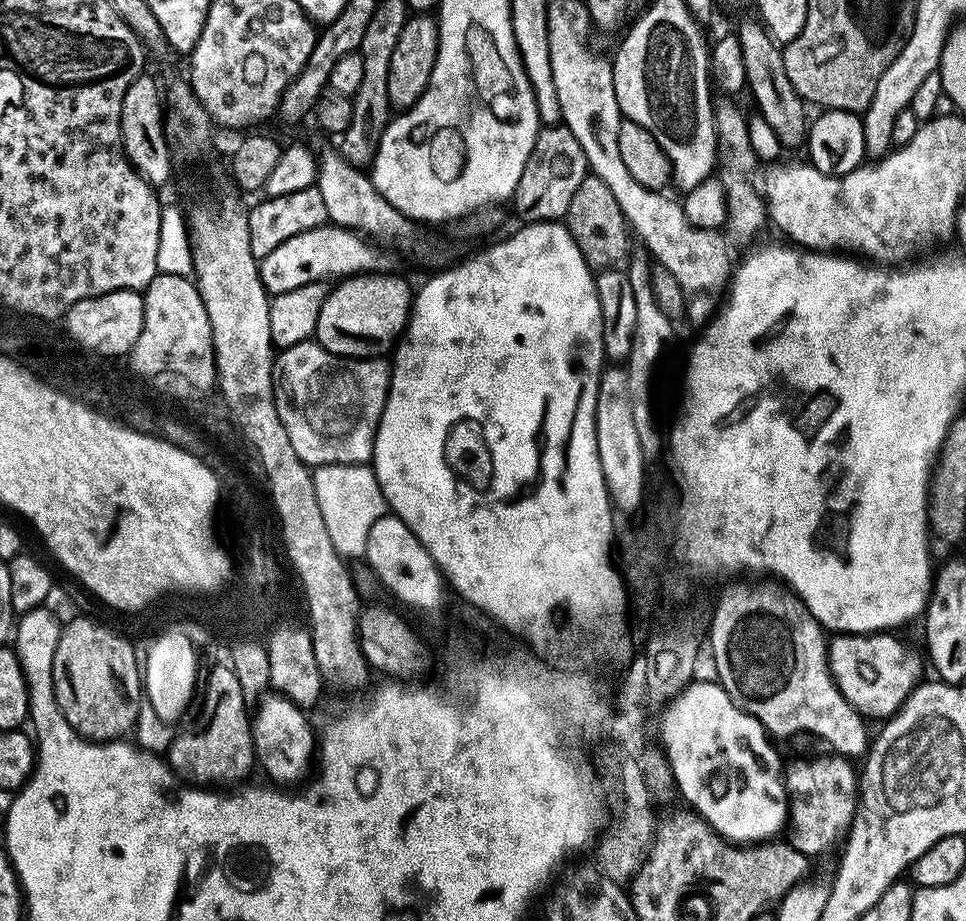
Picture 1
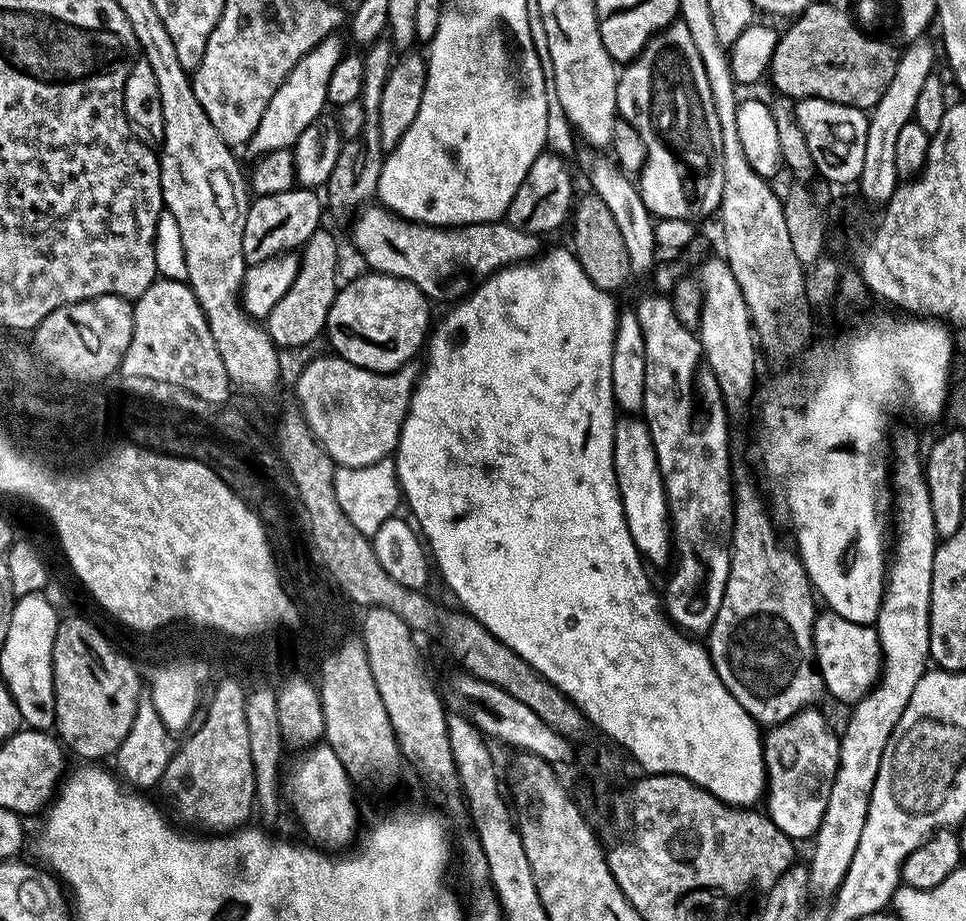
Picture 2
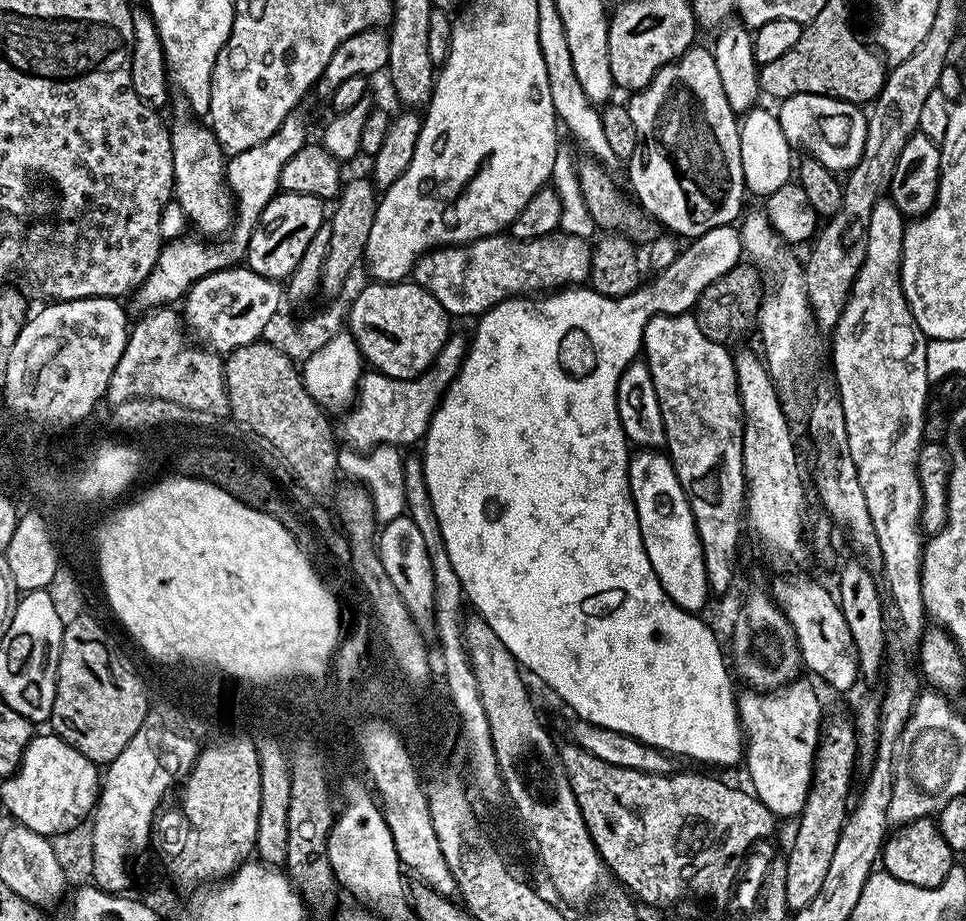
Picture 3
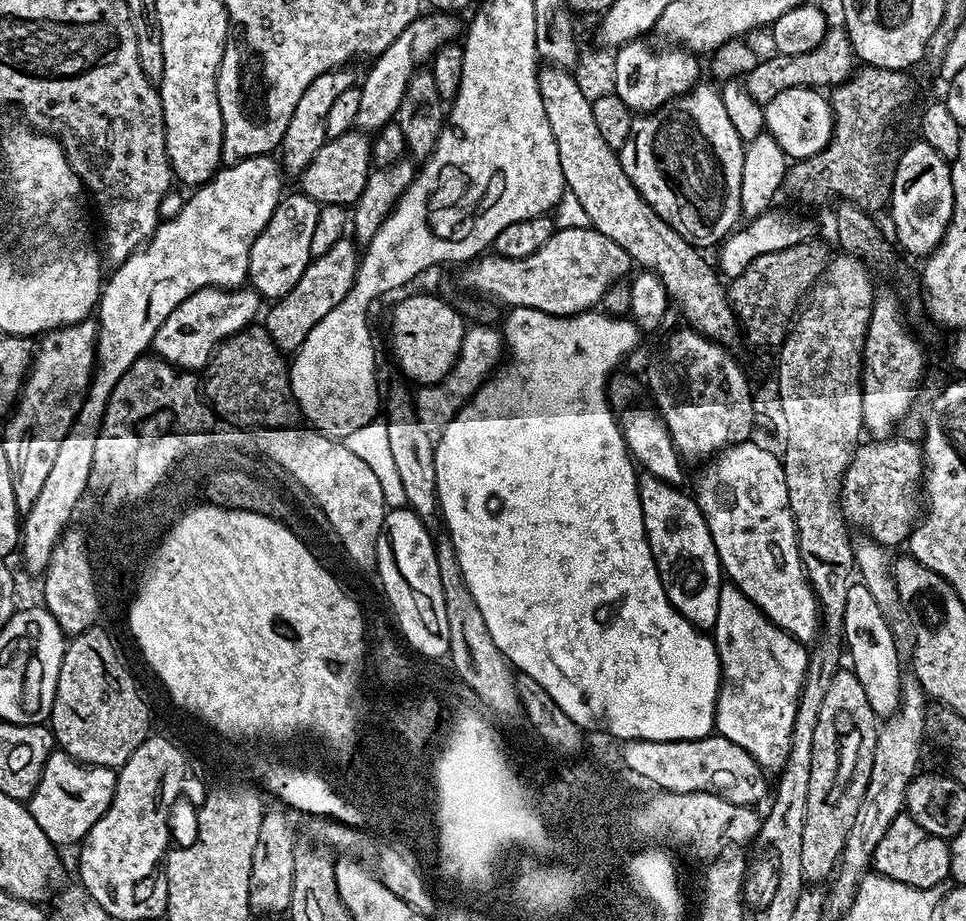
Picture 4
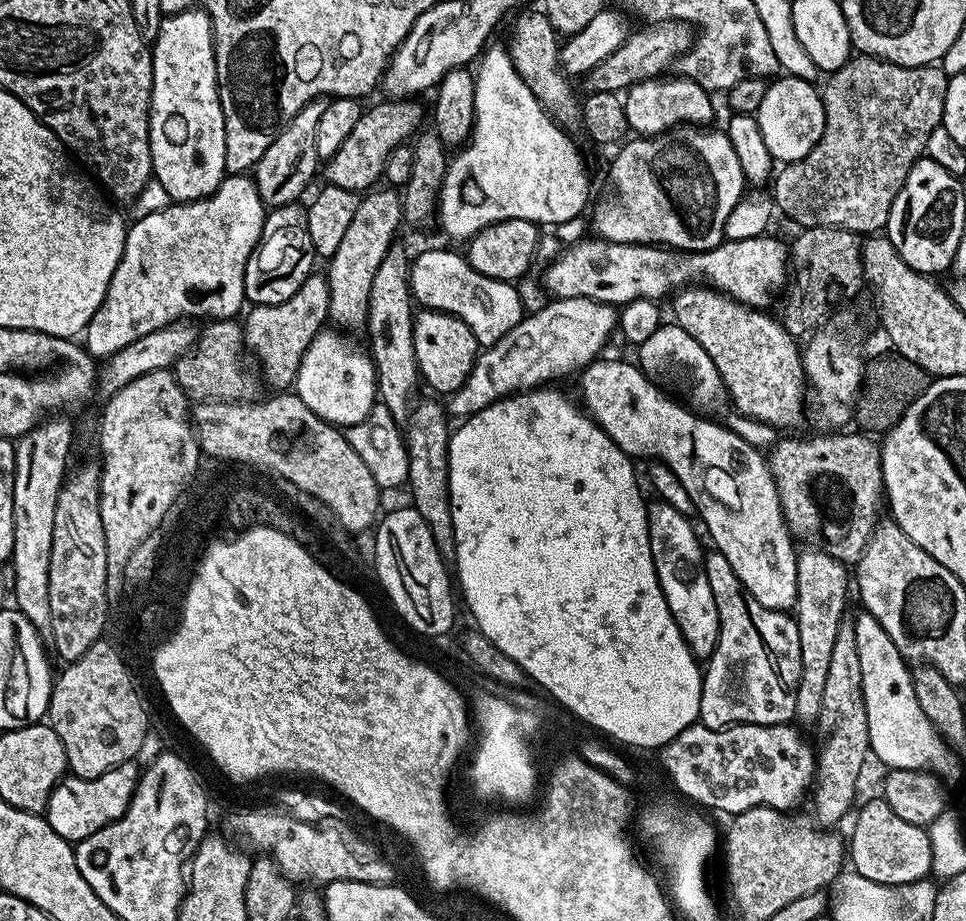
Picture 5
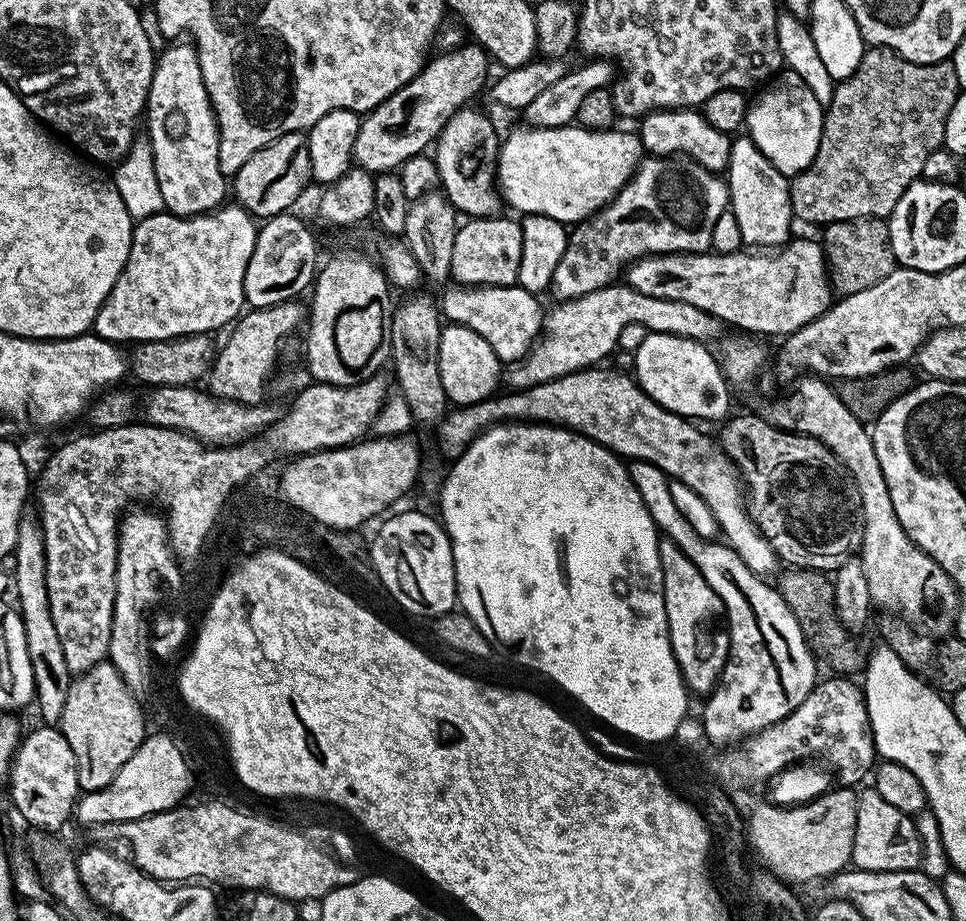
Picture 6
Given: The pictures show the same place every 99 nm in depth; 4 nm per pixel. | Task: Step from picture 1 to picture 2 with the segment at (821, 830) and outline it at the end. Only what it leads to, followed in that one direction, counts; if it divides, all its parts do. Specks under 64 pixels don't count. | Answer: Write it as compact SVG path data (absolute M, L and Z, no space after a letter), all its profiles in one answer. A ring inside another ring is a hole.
M809 706L796 712L790 719L767 731L763 741L767 815L784 834L793 841L815 837L826 814L831 786L840 772L840 736L828 725L828 720L819 712L819 707Z

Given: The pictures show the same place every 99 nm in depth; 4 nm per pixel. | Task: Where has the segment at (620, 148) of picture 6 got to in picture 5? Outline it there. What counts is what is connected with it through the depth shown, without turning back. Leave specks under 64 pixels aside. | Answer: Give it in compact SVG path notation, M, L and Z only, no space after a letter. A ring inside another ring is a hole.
M485 47L482 55L479 57L478 65L480 69L475 69L476 89L474 90L474 110L476 111L476 120L472 124L472 134L468 137L464 148L457 156L453 155L448 162L448 168L444 171L444 181L440 187L440 199L438 201L438 221L444 227L444 232L448 236L453 236L456 240L467 242L473 236L478 235L486 226L496 224L499 220L513 220L514 218L522 218L523 220L532 220L537 226L555 226L560 223L569 222L570 219L579 217L584 211L583 208L588 204L588 172L584 169L584 160L580 157L580 152L576 149L574 141L570 140L565 129L561 128L538 102L538 98L534 98L534 94L530 90L530 86L526 86L526 82L522 82L522 78L514 70L512 65L512 57L508 55L507 47L492 48Z

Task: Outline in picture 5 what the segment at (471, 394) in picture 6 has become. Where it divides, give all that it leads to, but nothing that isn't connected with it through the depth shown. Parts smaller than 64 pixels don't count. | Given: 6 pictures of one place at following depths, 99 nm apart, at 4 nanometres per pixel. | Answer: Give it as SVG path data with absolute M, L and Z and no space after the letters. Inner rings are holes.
M420 310L415 313L412 324L413 350L423 383L445 394L459 390L470 375L478 355L476 339L466 322L445 312Z

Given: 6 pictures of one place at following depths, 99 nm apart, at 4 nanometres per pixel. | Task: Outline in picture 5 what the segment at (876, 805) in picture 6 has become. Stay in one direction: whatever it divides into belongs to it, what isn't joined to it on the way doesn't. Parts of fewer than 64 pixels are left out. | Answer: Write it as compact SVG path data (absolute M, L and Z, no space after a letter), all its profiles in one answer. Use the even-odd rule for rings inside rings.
M882 798L868 800L861 806L852 828L852 841L849 839L846 844L846 856L851 871L879 884L916 884L929 879L932 870L927 831L898 818Z

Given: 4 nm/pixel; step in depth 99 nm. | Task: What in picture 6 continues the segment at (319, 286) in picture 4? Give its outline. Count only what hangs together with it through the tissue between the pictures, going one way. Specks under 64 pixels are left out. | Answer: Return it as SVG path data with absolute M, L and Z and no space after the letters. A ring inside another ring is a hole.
M287 300L269 308L253 308L245 311L227 333L228 341L224 345L222 343L219 345L216 359L212 361L206 377L207 391L220 400L233 400L239 404L265 403L264 391L267 390L268 379L276 368L276 359L280 356L280 343L299 324L301 327L305 320L305 305L303 308L296 300Z

